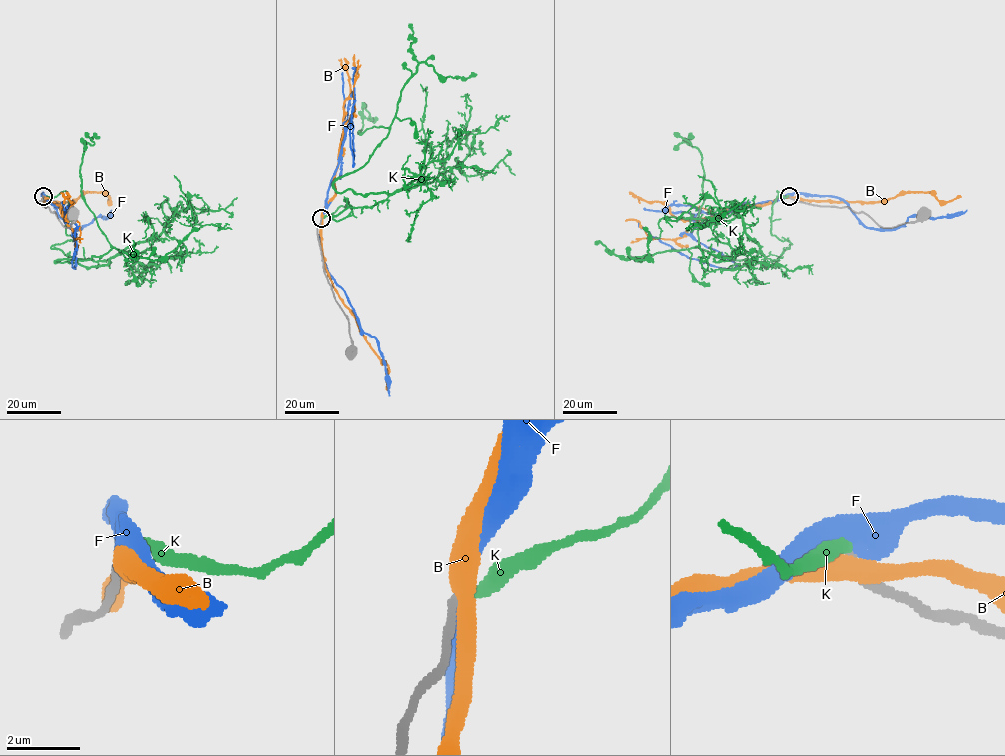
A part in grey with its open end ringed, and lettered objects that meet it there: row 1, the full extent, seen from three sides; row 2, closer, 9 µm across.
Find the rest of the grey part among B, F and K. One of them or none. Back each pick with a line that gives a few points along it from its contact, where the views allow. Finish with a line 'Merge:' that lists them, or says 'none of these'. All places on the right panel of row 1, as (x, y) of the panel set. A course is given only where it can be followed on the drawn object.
K: Its course: (789, 196), (772, 206), (771, 233), (791, 243), (777, 261), (714, 256), (698, 243), (701, 152), (674, 132)
Merge: K

